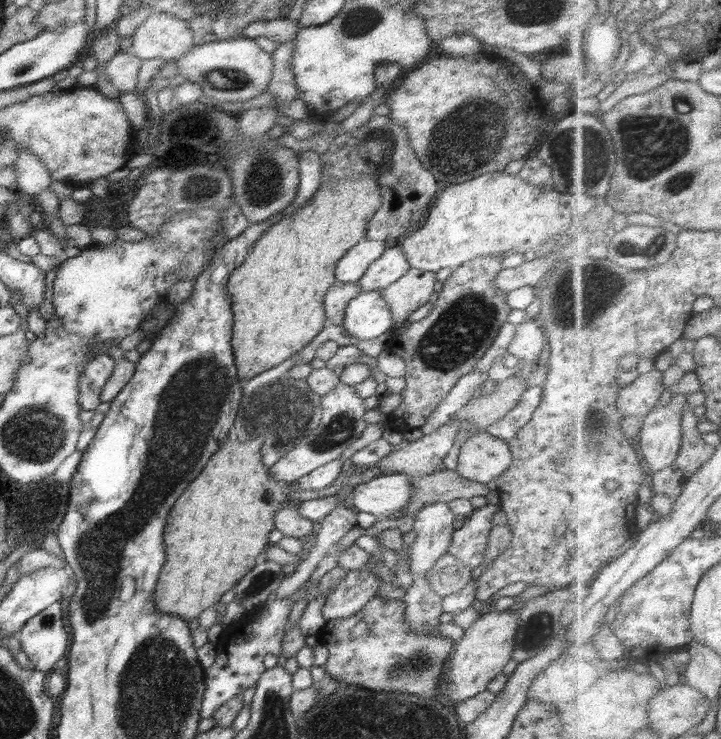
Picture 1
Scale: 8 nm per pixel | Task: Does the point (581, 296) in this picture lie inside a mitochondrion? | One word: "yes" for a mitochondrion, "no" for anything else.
yes

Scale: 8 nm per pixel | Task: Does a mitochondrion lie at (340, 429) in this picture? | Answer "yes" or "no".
yes

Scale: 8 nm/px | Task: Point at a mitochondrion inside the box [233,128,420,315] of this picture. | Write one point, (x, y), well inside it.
(263, 184)

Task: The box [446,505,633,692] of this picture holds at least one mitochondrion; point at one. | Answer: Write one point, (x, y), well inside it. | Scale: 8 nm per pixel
(537, 627)

